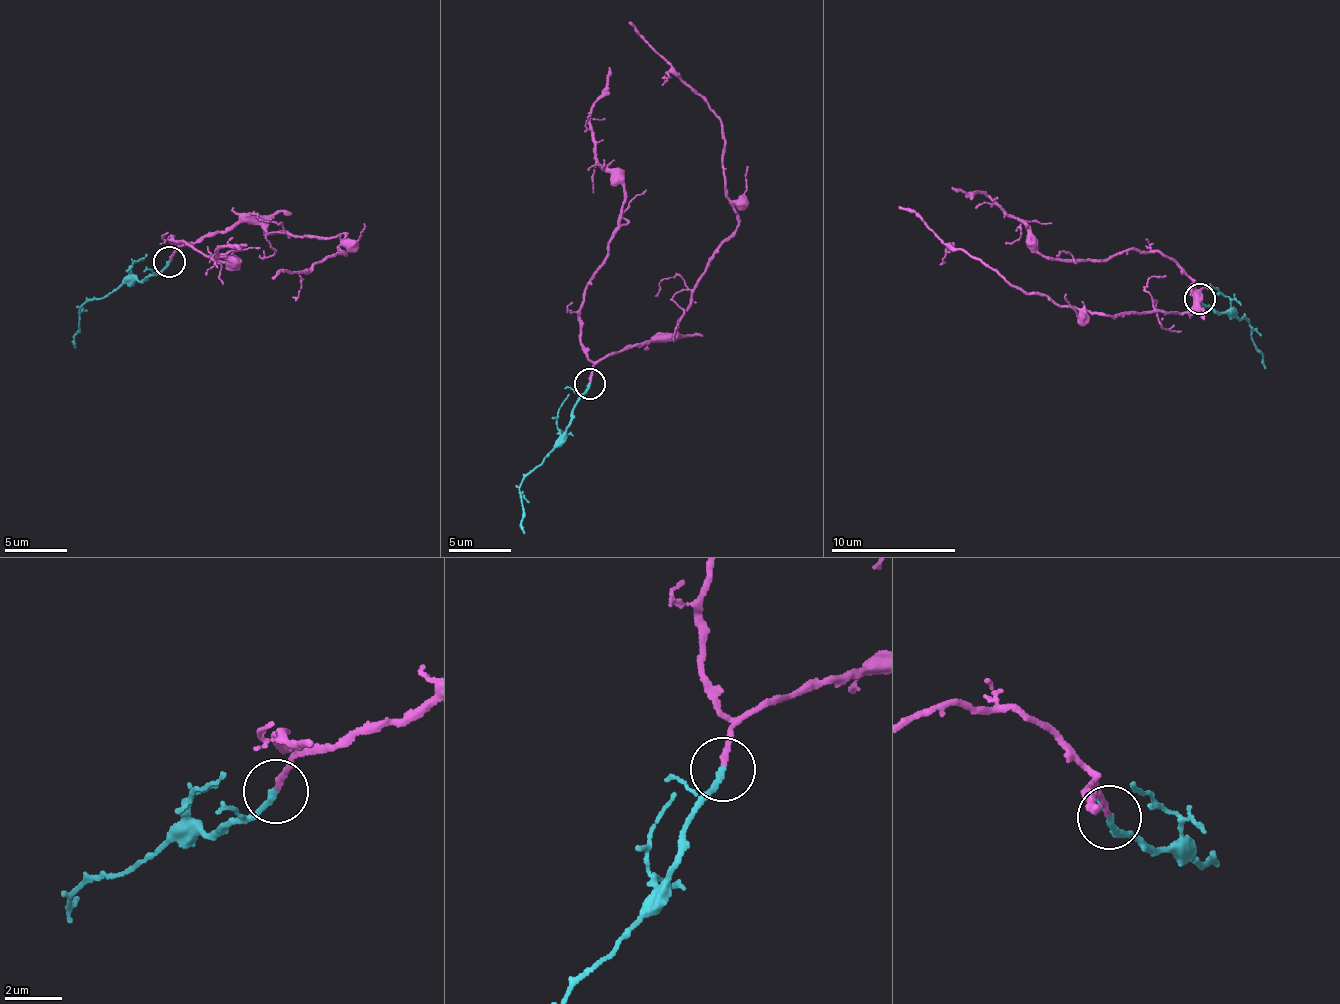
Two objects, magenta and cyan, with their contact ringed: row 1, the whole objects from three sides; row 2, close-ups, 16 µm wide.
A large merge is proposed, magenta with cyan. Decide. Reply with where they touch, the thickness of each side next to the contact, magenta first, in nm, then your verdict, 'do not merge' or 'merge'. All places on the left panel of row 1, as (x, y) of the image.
place (169, 262); calibres 150 and 180 nm; merge

